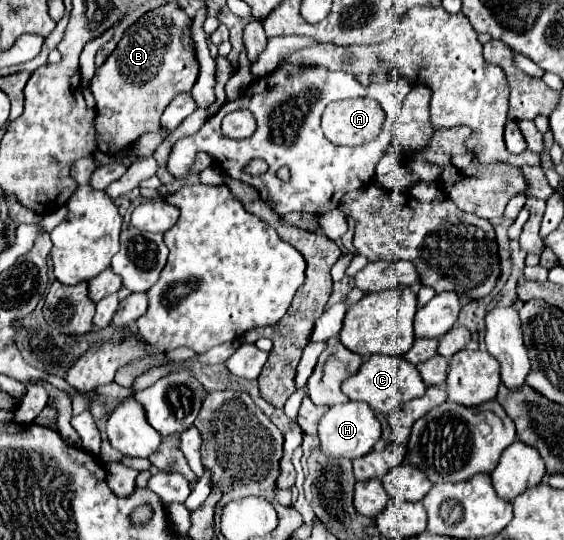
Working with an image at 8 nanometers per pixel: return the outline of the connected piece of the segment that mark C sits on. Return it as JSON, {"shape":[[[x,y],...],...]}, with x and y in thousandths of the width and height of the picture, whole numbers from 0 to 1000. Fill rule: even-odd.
{"shape":[[[656,657],[631,694],[613,702],[606,709],[606,724],[624,743],[649,743],[663,761],[688,765],[691,757],[702,757],[706,750],[745,735],[755,724],[752,706],[745,702],[745,691],[738,676],[727,676],[716,661],[691,661],[691,657]]]}

